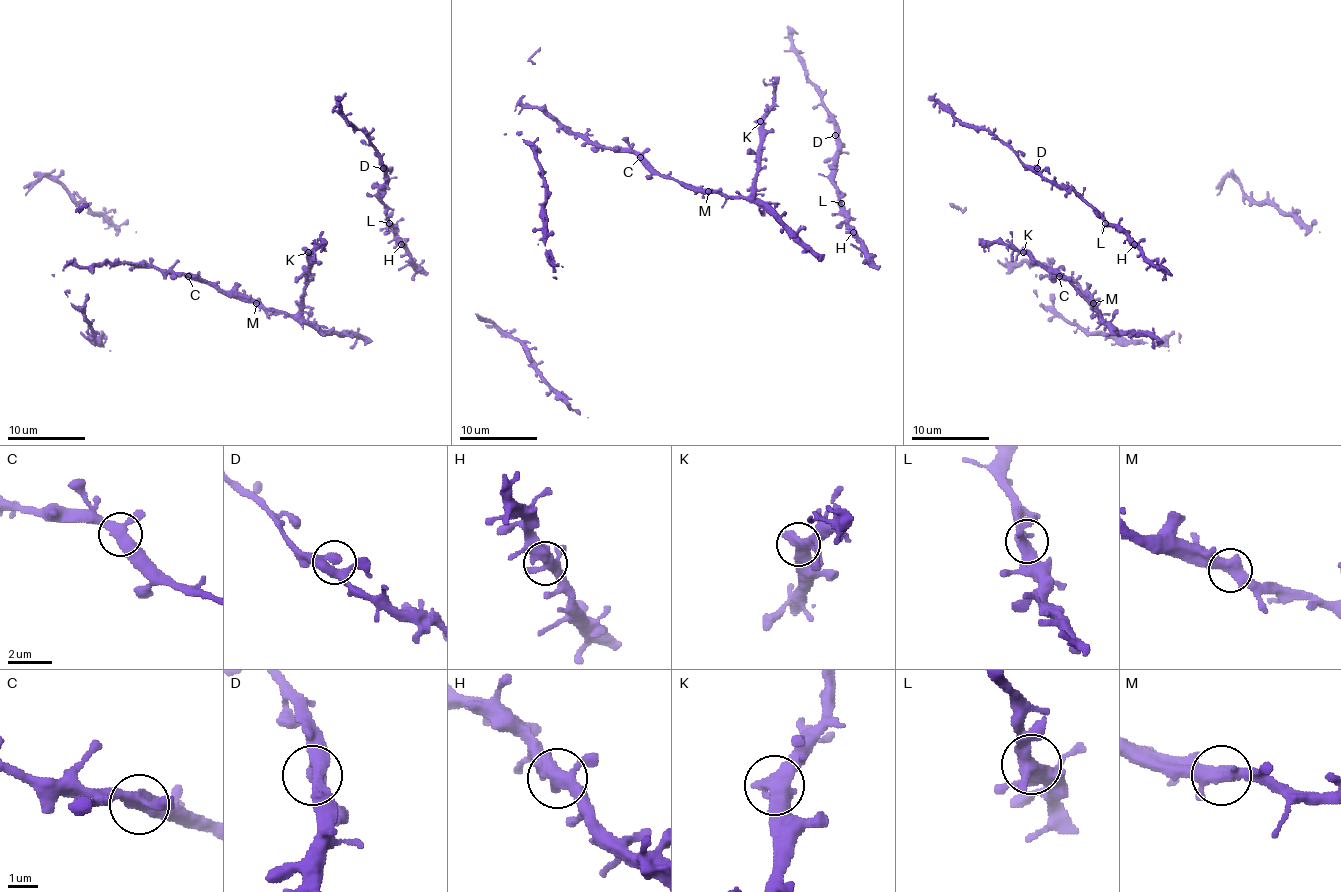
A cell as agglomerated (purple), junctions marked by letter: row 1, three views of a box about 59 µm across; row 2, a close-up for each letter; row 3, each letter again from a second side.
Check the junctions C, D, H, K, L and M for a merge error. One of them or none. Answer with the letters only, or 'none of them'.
none of them

